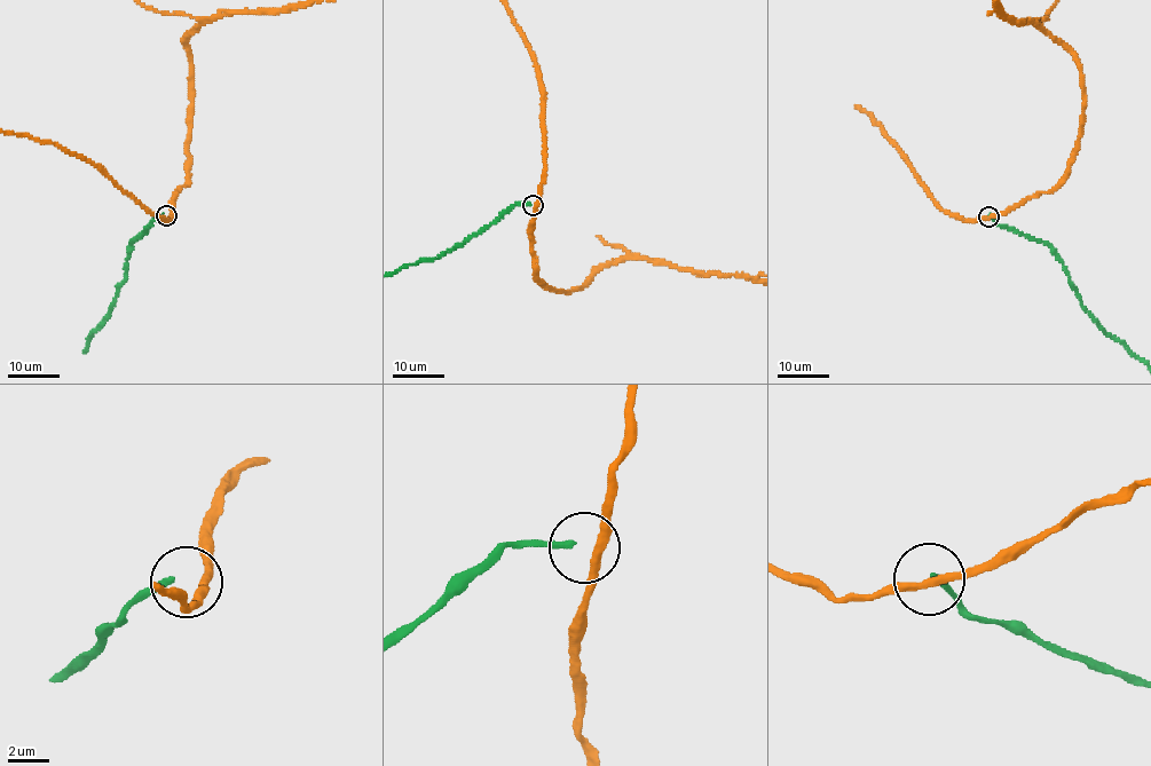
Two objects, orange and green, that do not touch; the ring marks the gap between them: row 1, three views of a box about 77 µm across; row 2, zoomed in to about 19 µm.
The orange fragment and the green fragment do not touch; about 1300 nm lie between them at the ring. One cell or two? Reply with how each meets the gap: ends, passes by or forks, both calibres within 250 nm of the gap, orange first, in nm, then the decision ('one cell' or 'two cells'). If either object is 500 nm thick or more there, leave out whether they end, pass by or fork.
orange passes by; green ends there; 380 nm thick on the orange side, 280 nm on the other; two cells

